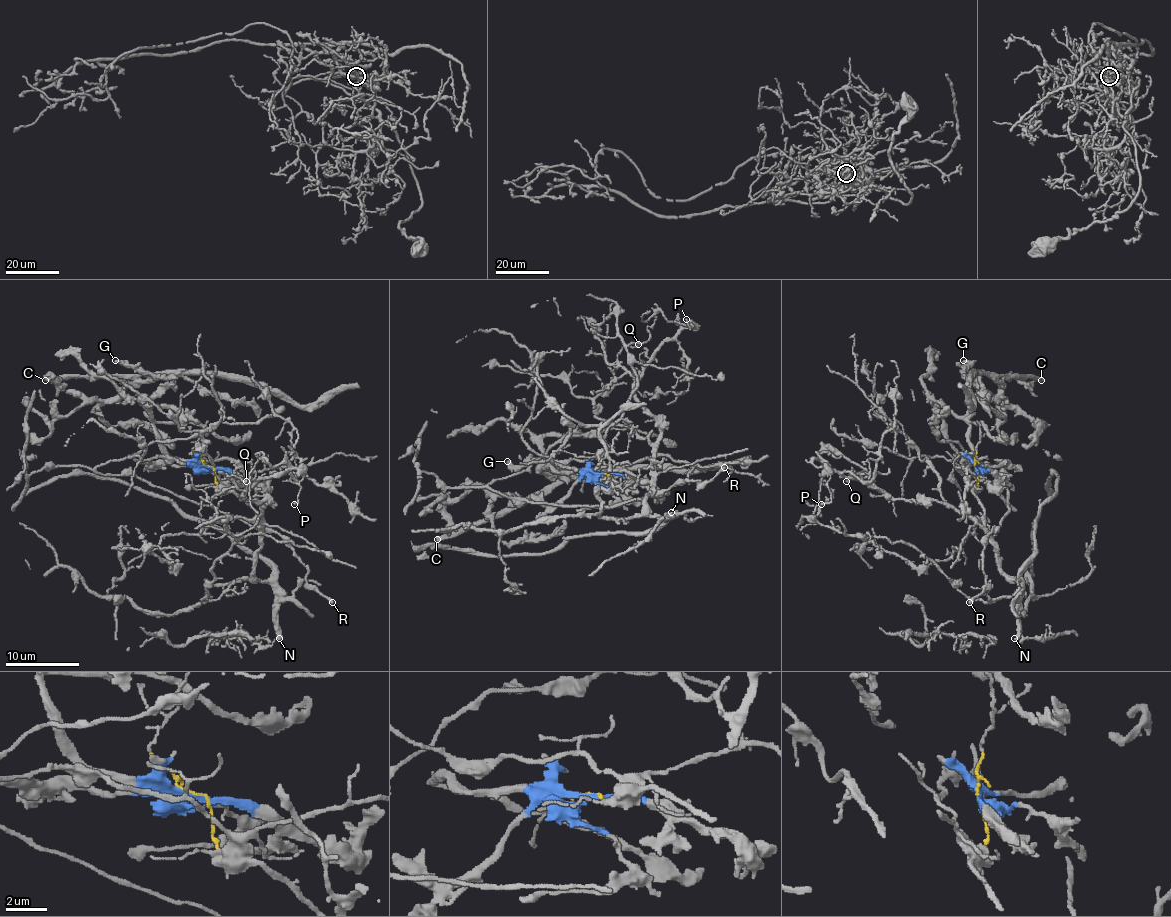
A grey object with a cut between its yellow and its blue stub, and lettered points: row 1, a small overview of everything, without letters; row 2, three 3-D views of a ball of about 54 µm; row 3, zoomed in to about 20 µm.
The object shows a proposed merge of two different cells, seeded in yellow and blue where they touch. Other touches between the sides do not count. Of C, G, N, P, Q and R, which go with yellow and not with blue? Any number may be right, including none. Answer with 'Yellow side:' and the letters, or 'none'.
Yellow side: N, P, Q, R

